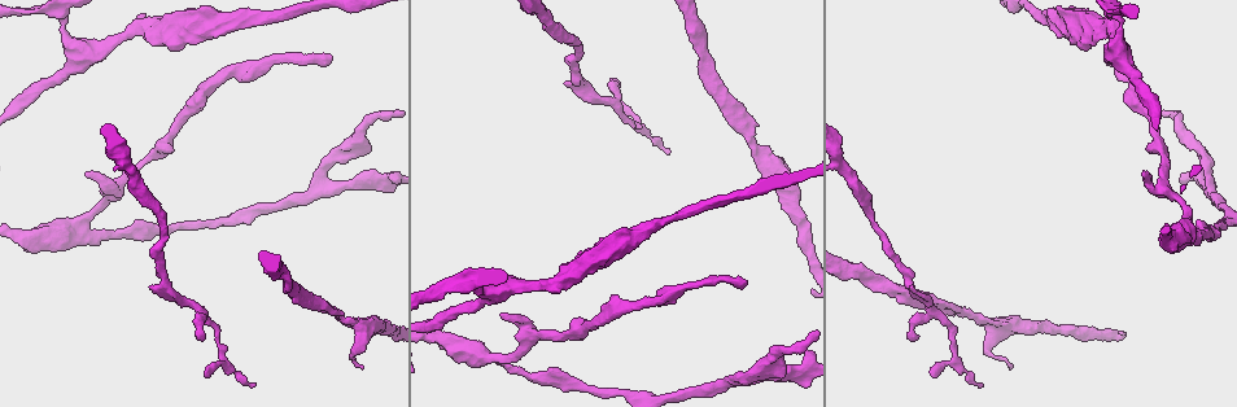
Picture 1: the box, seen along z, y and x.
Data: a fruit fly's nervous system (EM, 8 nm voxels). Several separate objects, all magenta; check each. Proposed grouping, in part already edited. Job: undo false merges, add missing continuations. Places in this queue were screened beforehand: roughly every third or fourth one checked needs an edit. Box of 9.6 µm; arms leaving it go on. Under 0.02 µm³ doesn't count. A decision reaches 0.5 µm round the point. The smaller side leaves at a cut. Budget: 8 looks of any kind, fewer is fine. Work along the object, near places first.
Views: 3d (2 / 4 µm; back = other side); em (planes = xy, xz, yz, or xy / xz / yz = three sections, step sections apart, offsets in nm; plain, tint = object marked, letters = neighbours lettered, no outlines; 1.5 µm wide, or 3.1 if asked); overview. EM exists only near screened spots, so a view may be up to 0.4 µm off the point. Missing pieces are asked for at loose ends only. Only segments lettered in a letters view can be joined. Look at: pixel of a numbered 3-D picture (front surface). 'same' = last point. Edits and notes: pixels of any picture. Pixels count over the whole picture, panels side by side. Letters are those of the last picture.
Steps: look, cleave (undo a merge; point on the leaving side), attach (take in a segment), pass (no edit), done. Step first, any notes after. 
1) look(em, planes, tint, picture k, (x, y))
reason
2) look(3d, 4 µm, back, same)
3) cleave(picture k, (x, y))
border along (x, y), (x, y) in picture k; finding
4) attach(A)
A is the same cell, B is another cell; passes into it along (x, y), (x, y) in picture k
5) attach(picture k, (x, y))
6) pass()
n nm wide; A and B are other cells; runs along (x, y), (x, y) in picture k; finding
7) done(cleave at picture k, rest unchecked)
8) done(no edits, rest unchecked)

look(em, xz, step 4, tint, picture 1, (745, 283))
an open end

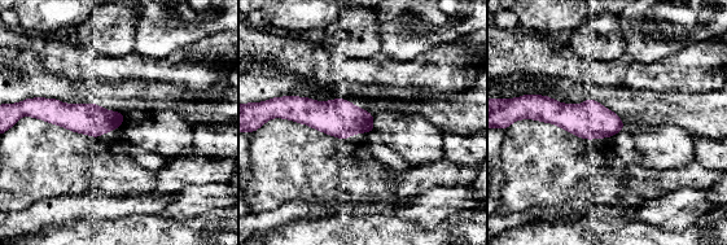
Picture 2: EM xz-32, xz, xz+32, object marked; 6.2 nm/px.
look(em, planes, letters, same)

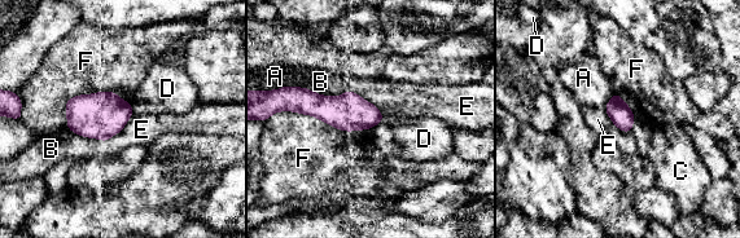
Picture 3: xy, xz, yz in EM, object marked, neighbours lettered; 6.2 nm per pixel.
pass()
A, B, C, D, E and F are other cells; border along (346, 88), (370, 101), (382, 115) in picture 3; none of them fits

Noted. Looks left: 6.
look(em, xz, step 4, tint, picture 1, (730, 382))

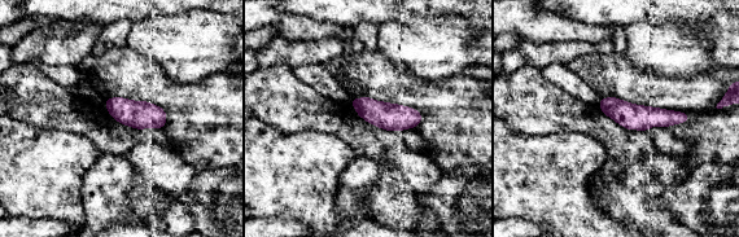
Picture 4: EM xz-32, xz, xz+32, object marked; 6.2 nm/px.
look(em, planes, letters, same)

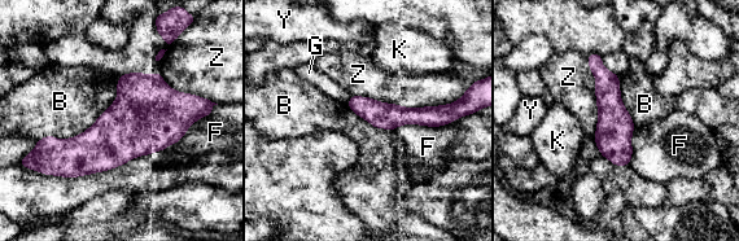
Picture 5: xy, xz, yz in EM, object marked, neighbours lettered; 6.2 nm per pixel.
pass()
B, F, G, K, Y and Z are other cells; runs along (593, 57), (626, 161) in picture 5; continuous, no second neuron

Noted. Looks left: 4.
look(em, xy, step 4, letters, picture 1, (206, 376))
free end

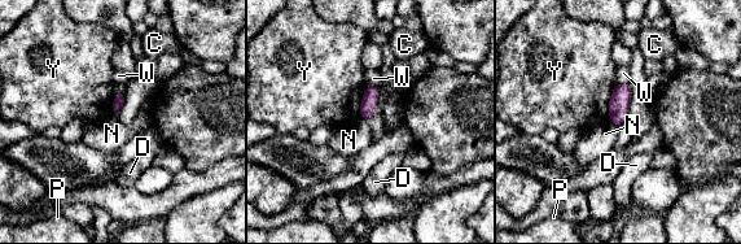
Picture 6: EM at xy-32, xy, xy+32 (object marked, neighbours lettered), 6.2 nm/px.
look(em, xz, step 8, letters, same)

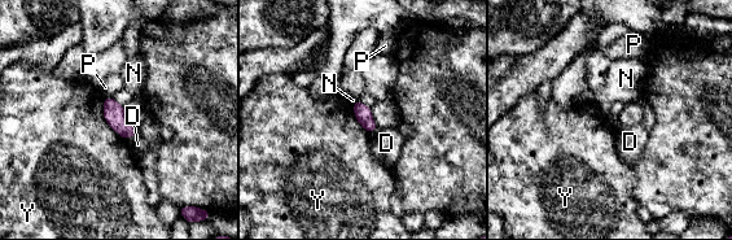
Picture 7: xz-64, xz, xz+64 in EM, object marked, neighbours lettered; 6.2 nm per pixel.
pass()
D, N, P and Y are other cells; border along (102, 99), (105, 121), (125, 139) in picture 7; no lettered segment goes on from it

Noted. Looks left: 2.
done(no edits, rest unchecked)

